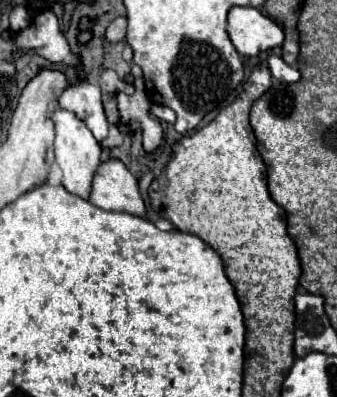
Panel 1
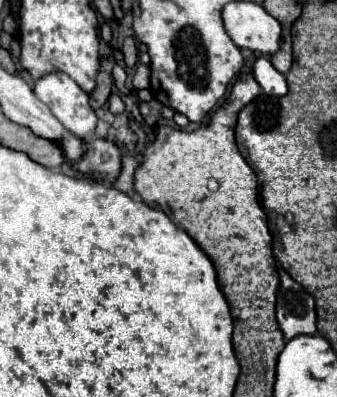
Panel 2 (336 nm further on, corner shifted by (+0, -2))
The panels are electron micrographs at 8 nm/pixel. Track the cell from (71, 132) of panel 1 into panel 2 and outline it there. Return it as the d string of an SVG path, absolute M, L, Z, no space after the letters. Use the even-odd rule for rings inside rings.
M52 72L40 78L34 92L72 134L80 138L94 134L98 118L88 102L88 94L68 74Z

